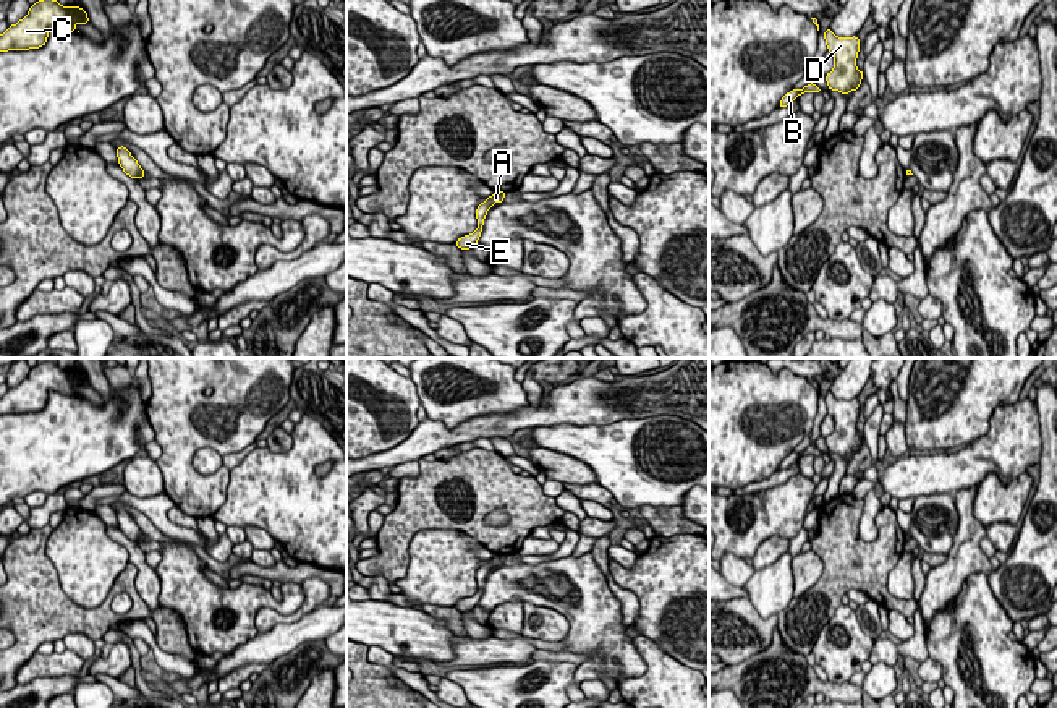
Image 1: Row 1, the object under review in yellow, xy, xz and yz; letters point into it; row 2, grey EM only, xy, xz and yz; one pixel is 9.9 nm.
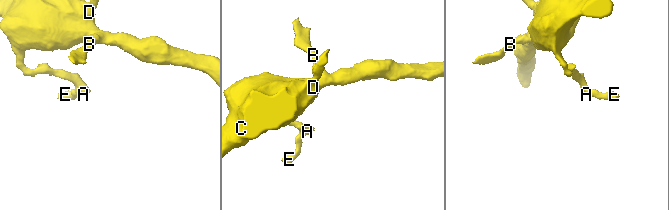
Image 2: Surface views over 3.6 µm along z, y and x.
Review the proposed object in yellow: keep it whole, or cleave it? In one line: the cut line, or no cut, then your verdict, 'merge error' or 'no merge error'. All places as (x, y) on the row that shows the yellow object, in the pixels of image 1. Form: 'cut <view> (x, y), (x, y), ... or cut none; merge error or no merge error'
cut none; no merge error

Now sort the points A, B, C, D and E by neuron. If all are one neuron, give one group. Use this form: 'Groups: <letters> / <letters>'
Groups: A B C D E

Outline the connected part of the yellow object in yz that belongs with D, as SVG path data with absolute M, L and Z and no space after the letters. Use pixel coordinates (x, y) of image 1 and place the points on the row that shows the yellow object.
M832 29L824 31L827 50L834 55L834 70L826 75L827 87L848 94L861 86L864 71L856 68L856 58L860 52L860 39L838 37Z

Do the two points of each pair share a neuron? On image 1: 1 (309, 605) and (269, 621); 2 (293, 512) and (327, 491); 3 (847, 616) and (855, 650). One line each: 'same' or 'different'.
1: same
2: same
3: same

